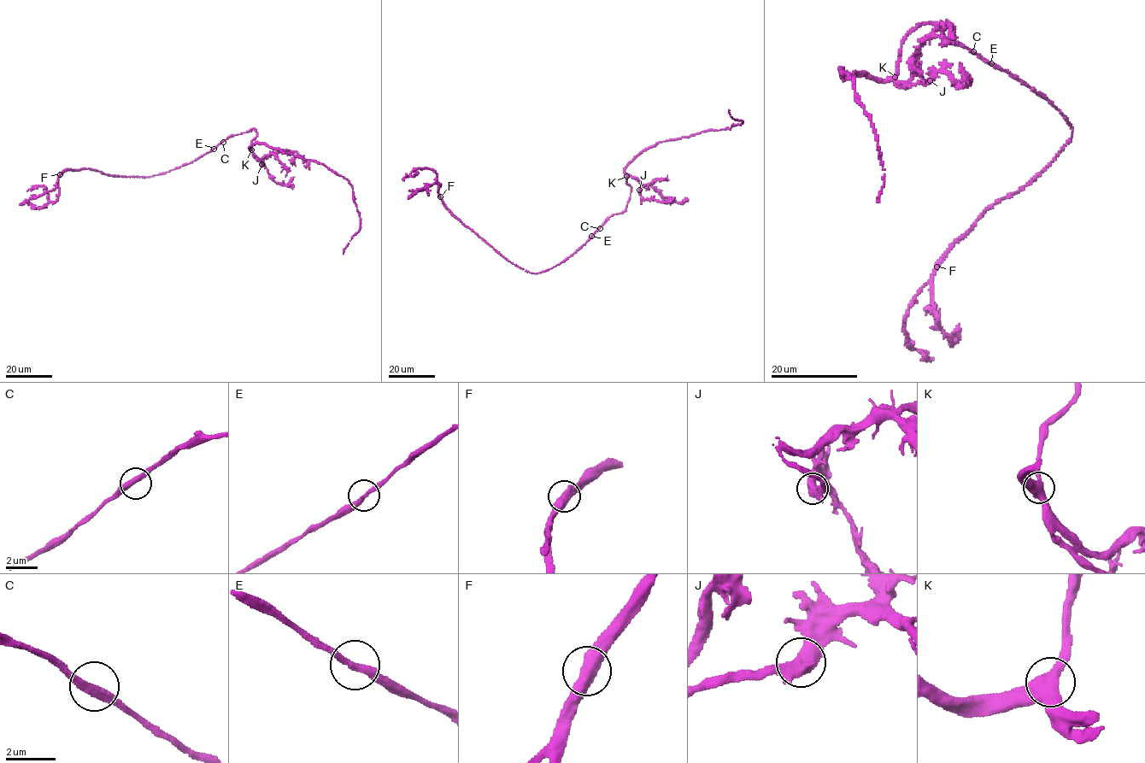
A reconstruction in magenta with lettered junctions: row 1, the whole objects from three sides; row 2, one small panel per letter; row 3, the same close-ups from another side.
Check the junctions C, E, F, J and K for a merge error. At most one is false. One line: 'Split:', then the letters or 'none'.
Split: none

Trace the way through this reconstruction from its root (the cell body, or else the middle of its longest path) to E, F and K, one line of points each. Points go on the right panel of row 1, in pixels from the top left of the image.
E: (971, 52), (991, 63)
F: (971, 52), (1018, 77), (1051, 102), (1070, 124), (1071, 137), (1040, 175), (987, 208), (937, 267)
K: (971, 52), (949, 40), (942, 27), (932, 23), (922, 24), (904, 39), (895, 76)

